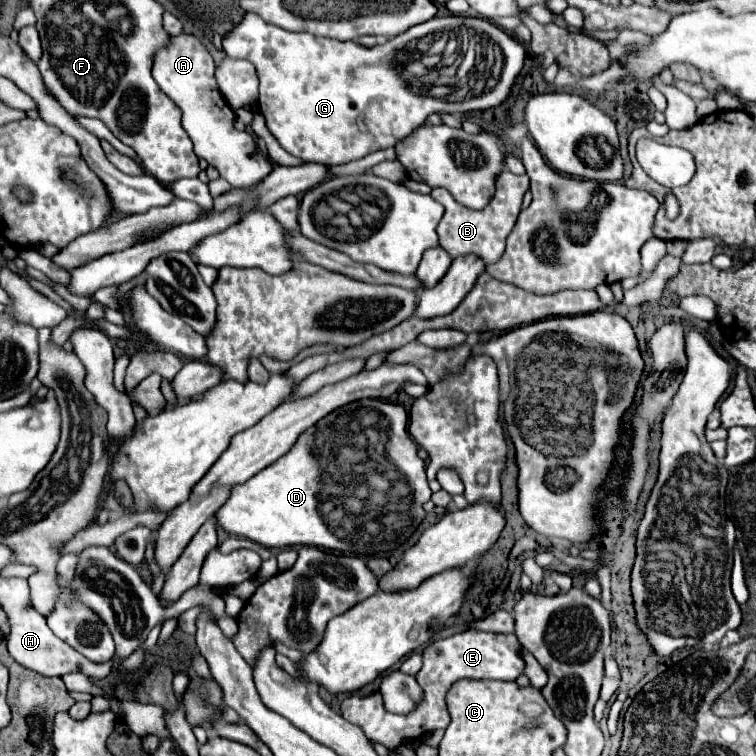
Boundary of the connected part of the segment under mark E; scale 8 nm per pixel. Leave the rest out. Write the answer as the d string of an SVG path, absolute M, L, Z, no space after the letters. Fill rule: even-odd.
M467 628L465 632L429 644L423 651L422 659L423 666L417 674L417 682L423 688L423 700L415 706L413 712L409 712L407 716L397 716L387 712L383 708L381 694L375 692L369 696L355 696L343 700L341 702L343 718L349 720L351 724L361 726L371 742L383 744L387 748L397 748L403 740L415 742L421 740L423 734L427 732L433 732L437 728L445 730L449 726L445 694L457 680L475 678L475 680L515 682L519 676L525 674L525 660L521 656L521 644L515 634L495 634L495 632Z

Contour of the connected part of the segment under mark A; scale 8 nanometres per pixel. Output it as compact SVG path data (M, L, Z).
M185 32L179 36L169 36L169 44L155 52L153 78L159 88L181 108L181 124L195 146L195 154L207 160L209 166L215 166L221 178L225 178L233 188L249 188L269 176L273 166L259 152L251 134L235 130L235 114L223 100L215 82L215 62L199 38Z

